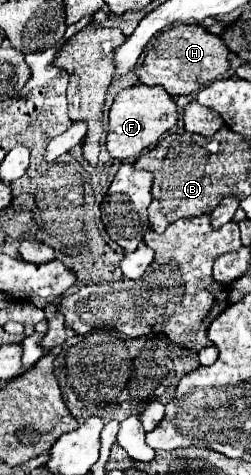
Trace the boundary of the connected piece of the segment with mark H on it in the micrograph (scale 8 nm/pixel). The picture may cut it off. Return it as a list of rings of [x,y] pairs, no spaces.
[[[175,26],[163,30],[155,36],[149,46],[141,66],[135,68],[135,74],[145,86],[161,86],[169,96],[191,94],[195,90],[205,88],[209,82],[217,80],[229,70],[229,50],[223,40],[215,34],[209,34],[201,26]]]

